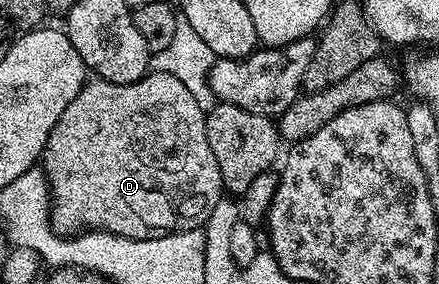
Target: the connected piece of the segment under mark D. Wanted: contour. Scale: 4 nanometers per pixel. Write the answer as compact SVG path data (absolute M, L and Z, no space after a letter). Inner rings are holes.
M148 72L133 84L113 84L101 77L84 82L69 108L61 112L61 120L53 124L41 159L51 189L51 221L56 231L104 230L133 240L149 240L203 228L217 202L225 197L221 168L217 168L209 136L205 136L206 119L205 111L193 100L193 92L169 72Z

